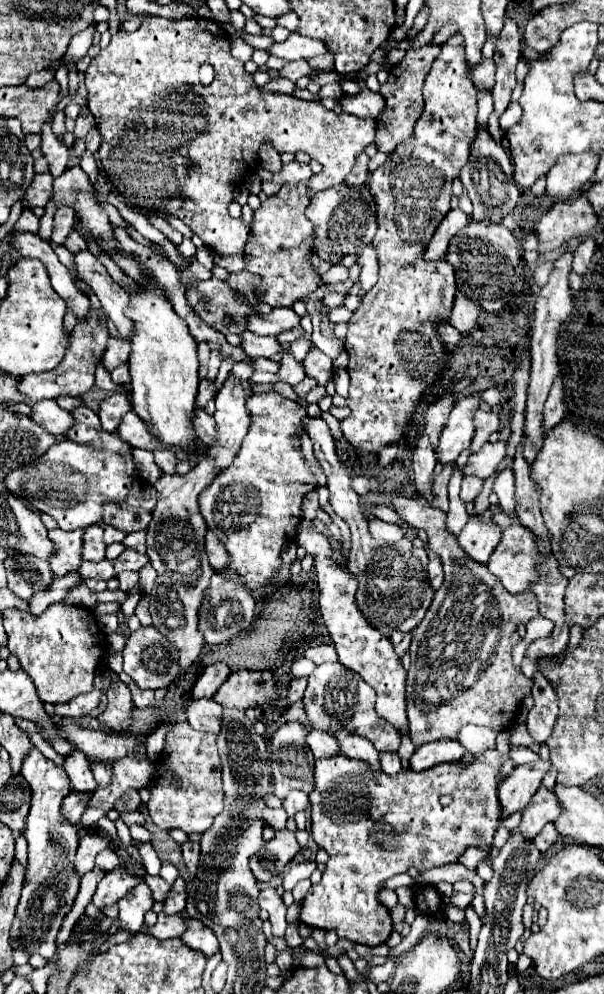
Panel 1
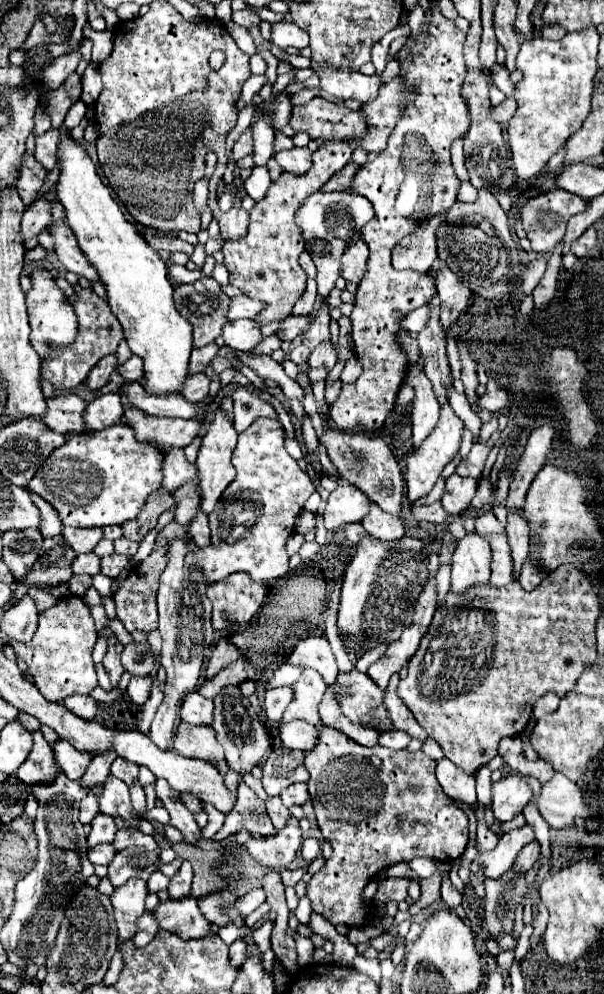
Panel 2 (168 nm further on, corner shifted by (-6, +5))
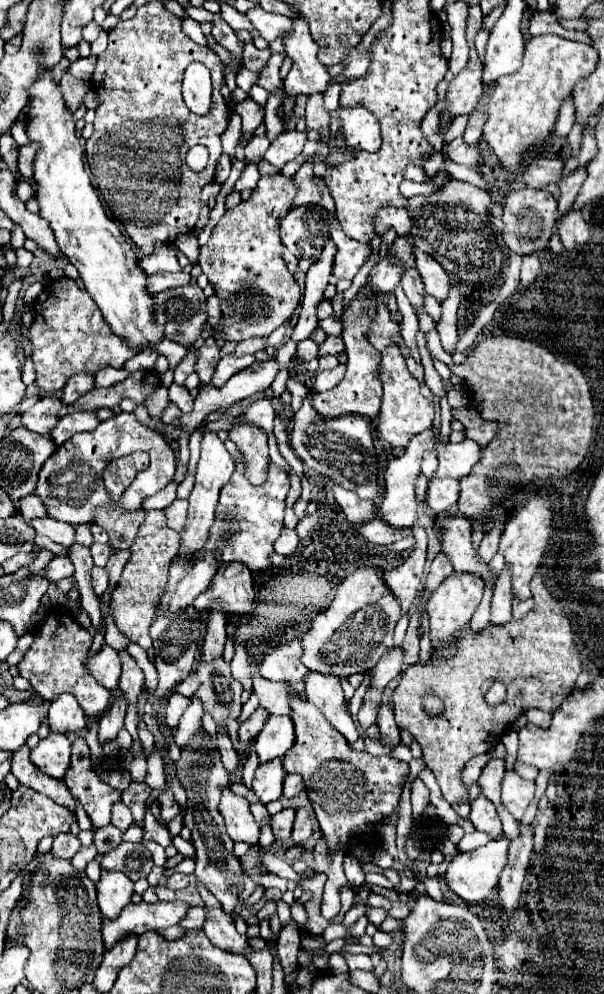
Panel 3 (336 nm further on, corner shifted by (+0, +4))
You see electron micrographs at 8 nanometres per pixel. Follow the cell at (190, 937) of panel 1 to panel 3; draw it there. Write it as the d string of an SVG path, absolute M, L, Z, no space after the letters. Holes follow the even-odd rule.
M140 902L140 904L128 904L118 918L114 920L106 920L104 918L104 926L102 926L102 934L104 934L104 946L106 950L110 950L120 938L124 938L124 934L144 934L148 930L160 930L160 928L168 928L178 924L184 914L188 910L186 902L156 902L156 904L148 904L148 902Z

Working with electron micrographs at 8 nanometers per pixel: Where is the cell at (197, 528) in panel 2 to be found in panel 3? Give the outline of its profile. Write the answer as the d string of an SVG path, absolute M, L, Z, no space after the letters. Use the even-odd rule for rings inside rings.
M176 498L166 510L166 524L172 528L172 530L182 530L184 528L184 522L186 522L186 510L188 510L188 502L186 500L180 500Z

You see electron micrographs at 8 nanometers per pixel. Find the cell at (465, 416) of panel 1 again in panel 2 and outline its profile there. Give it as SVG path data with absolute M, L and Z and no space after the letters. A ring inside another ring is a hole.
M450 405L440 409L440 421L434 427L434 431L428 435L428 439L414 449L408 455L408 471L406 471L406 485L408 485L408 499L410 503L418 501L420 497L424 497L436 483L436 479L440 477L442 469L446 463L452 461L452 457L458 453L460 443L462 443L462 431L464 431L464 421L450 409Z

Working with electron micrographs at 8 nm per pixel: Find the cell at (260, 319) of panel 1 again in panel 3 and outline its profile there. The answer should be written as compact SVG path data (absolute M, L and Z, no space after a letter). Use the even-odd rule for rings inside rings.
M216 296L206 298L206 314L208 314L208 324L216 326L220 320L220 302Z

